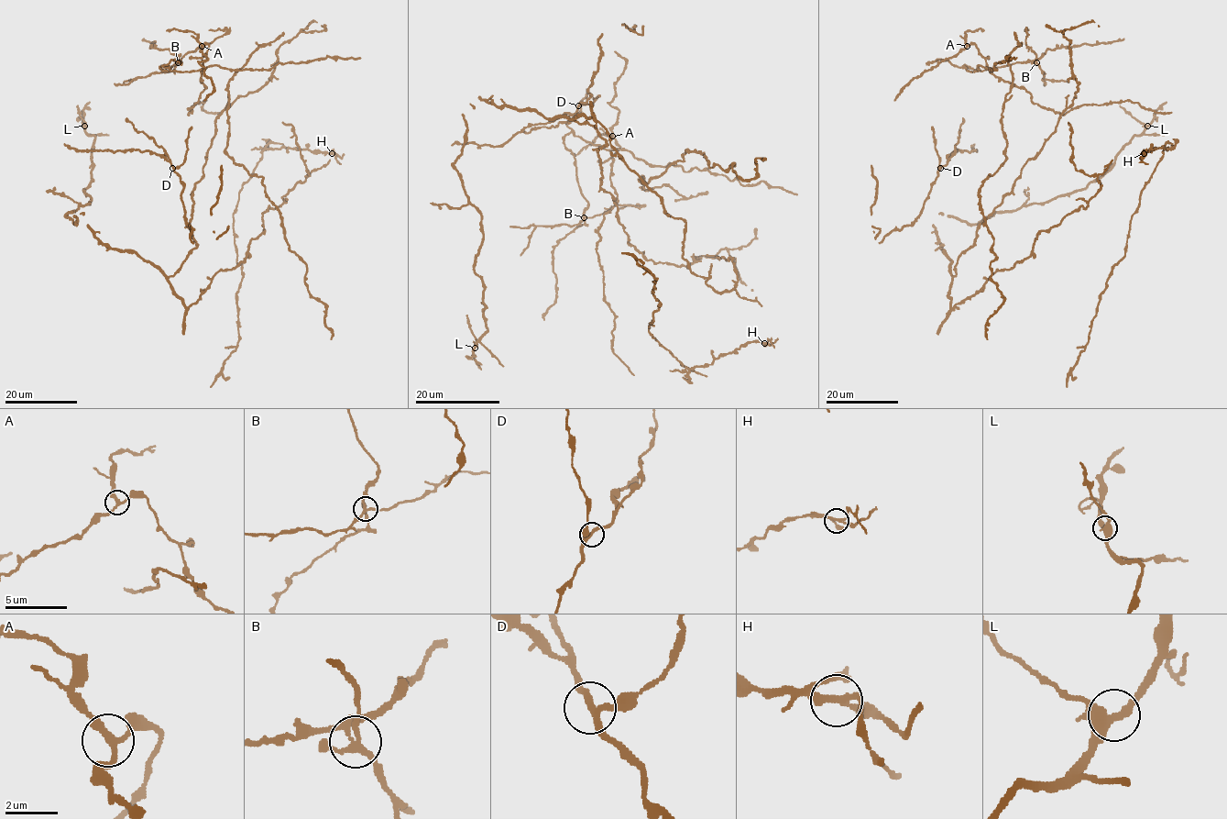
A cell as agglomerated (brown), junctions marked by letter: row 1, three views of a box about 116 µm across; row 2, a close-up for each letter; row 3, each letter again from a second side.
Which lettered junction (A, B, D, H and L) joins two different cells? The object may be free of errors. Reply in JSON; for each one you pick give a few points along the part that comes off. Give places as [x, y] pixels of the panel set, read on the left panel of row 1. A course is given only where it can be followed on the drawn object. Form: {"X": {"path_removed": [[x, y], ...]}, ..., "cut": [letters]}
{"B": {"path_removed": [[177, 62], [189, 52], [222, 37], [227, 29], [209, 30]]}, "cut": ["B"]}

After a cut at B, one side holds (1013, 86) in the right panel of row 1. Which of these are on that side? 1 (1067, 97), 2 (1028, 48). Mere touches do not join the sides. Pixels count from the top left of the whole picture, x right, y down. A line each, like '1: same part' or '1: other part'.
1: same part
2: other part

